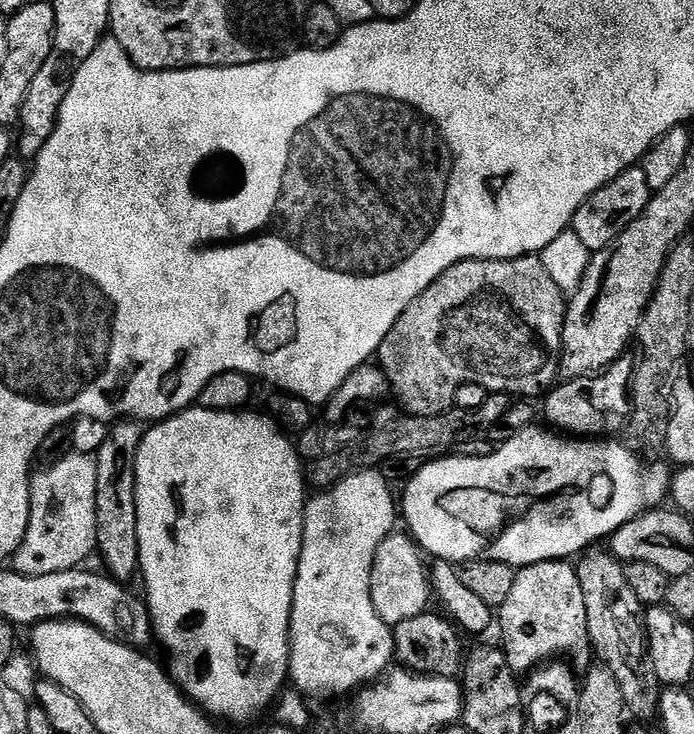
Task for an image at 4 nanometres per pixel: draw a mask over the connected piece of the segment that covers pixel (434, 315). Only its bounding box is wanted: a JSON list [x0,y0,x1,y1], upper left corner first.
[378,255,566,416]

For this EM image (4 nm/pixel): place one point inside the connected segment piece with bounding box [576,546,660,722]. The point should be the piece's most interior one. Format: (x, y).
(615, 618)

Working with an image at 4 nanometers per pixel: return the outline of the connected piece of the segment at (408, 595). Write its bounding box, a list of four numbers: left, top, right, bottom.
[370,531,430,626]

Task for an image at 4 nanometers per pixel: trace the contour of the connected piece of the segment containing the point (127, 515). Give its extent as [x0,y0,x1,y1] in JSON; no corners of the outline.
[94,418,146,582]

